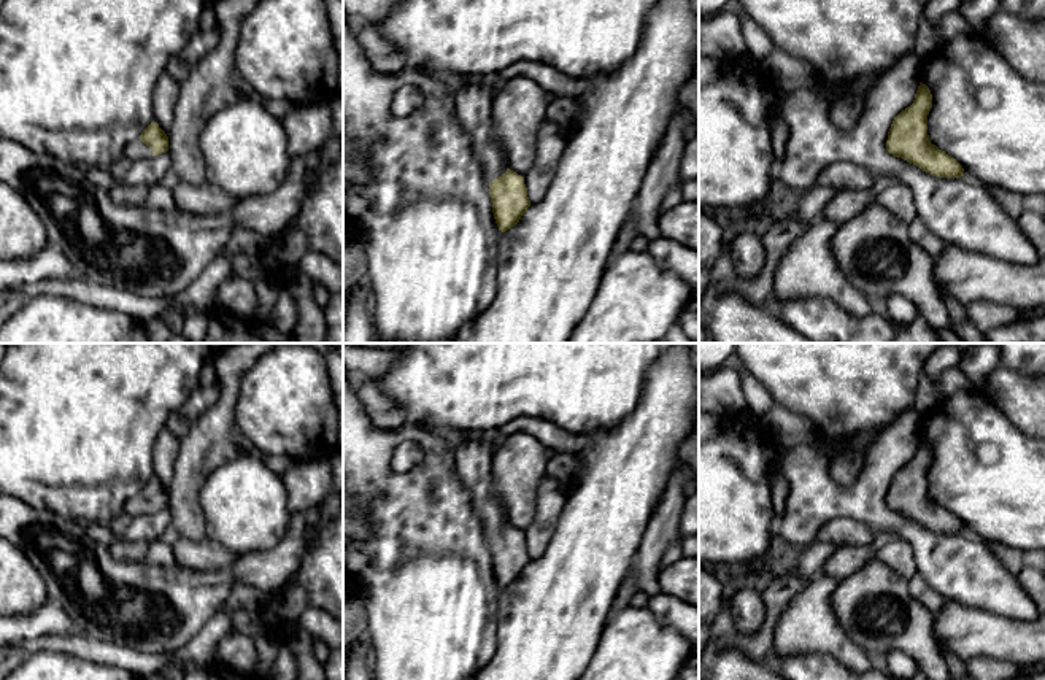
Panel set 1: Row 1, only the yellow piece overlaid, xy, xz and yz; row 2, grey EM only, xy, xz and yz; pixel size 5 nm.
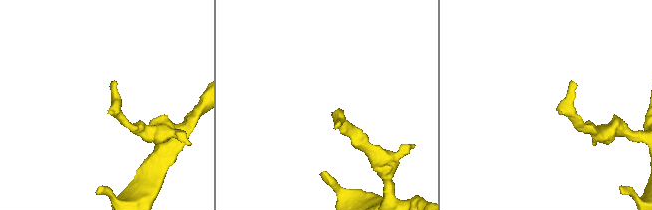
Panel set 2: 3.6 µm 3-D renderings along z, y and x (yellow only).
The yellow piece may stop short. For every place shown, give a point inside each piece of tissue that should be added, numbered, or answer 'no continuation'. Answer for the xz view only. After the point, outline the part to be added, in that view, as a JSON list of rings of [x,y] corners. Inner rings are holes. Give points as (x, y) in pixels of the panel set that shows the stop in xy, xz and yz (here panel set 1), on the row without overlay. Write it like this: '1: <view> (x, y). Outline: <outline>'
1: xz (474, 459). Outline: [[[465,439],[454,451],[456,472],[469,489],[476,516],[489,537],[507,527],[503,508],[496,497],[494,446],[484,440]]]

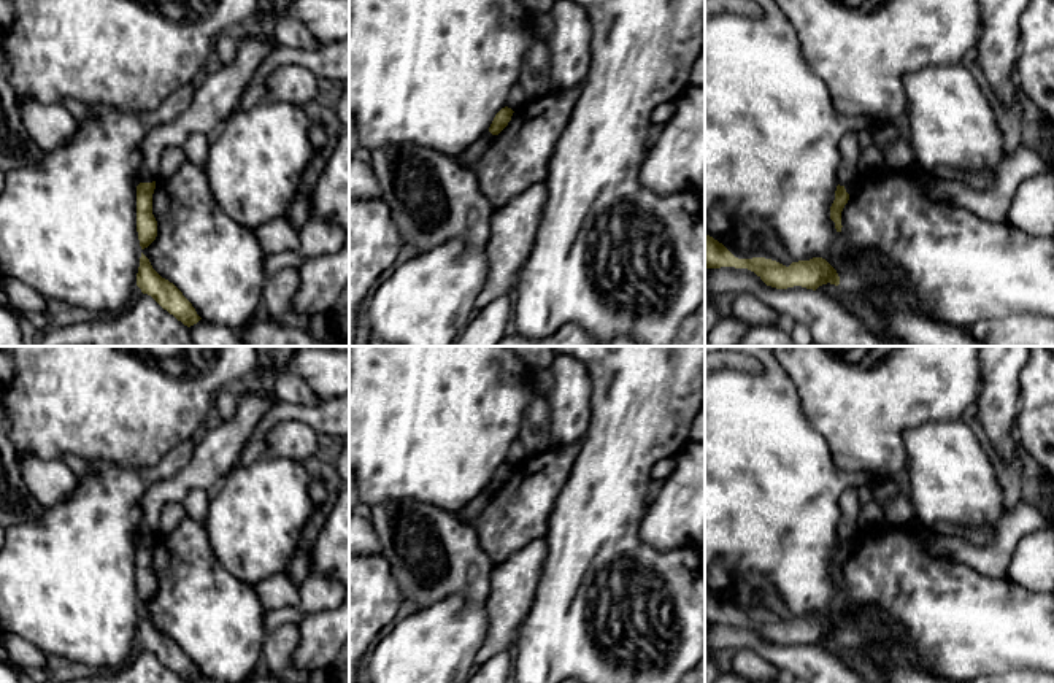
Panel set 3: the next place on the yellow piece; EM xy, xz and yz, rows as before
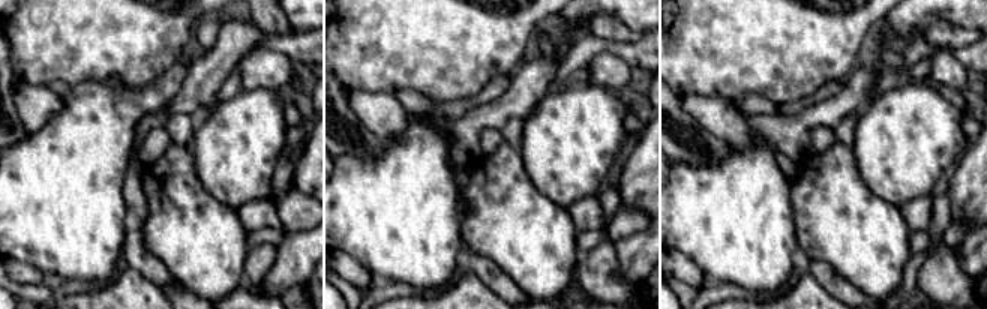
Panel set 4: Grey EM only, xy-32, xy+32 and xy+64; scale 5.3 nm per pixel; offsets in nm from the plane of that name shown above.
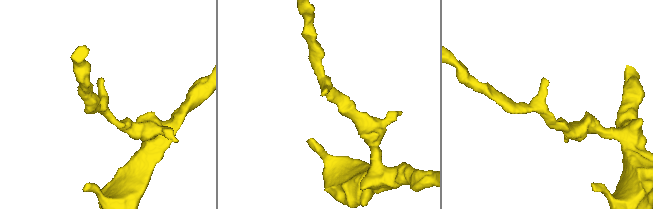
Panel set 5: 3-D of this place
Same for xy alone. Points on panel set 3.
no continuation

